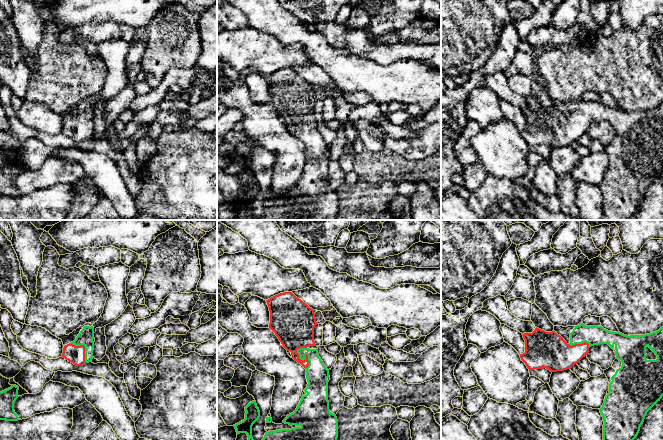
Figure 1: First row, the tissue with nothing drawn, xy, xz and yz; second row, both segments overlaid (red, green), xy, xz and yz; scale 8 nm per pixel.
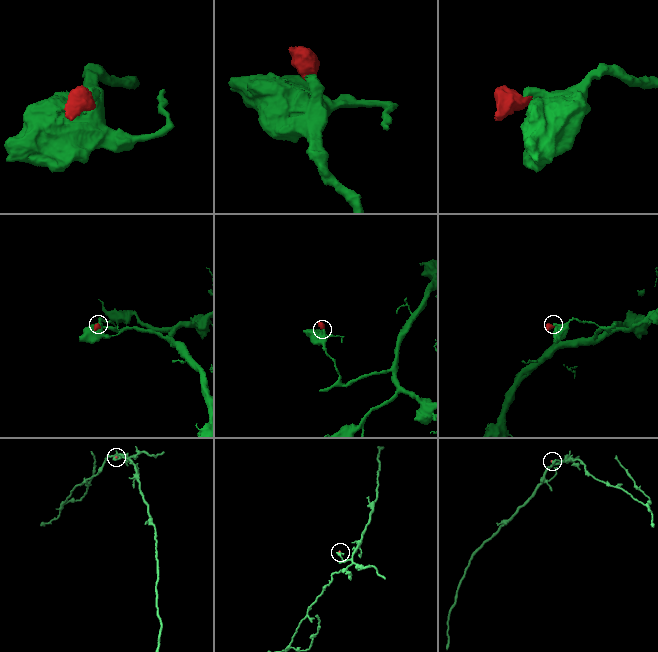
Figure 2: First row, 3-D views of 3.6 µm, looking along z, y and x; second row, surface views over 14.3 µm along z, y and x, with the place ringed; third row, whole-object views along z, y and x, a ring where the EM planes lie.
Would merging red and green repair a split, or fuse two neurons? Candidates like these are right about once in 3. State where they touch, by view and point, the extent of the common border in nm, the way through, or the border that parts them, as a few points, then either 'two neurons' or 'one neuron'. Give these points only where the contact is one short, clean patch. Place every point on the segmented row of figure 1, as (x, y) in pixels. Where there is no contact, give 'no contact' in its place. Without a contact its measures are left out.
meets red in xz at (302, 360); contact 180 nm long; runs through xz (295, 330), (297, 352), (302, 360), (316, 373); one neuron

